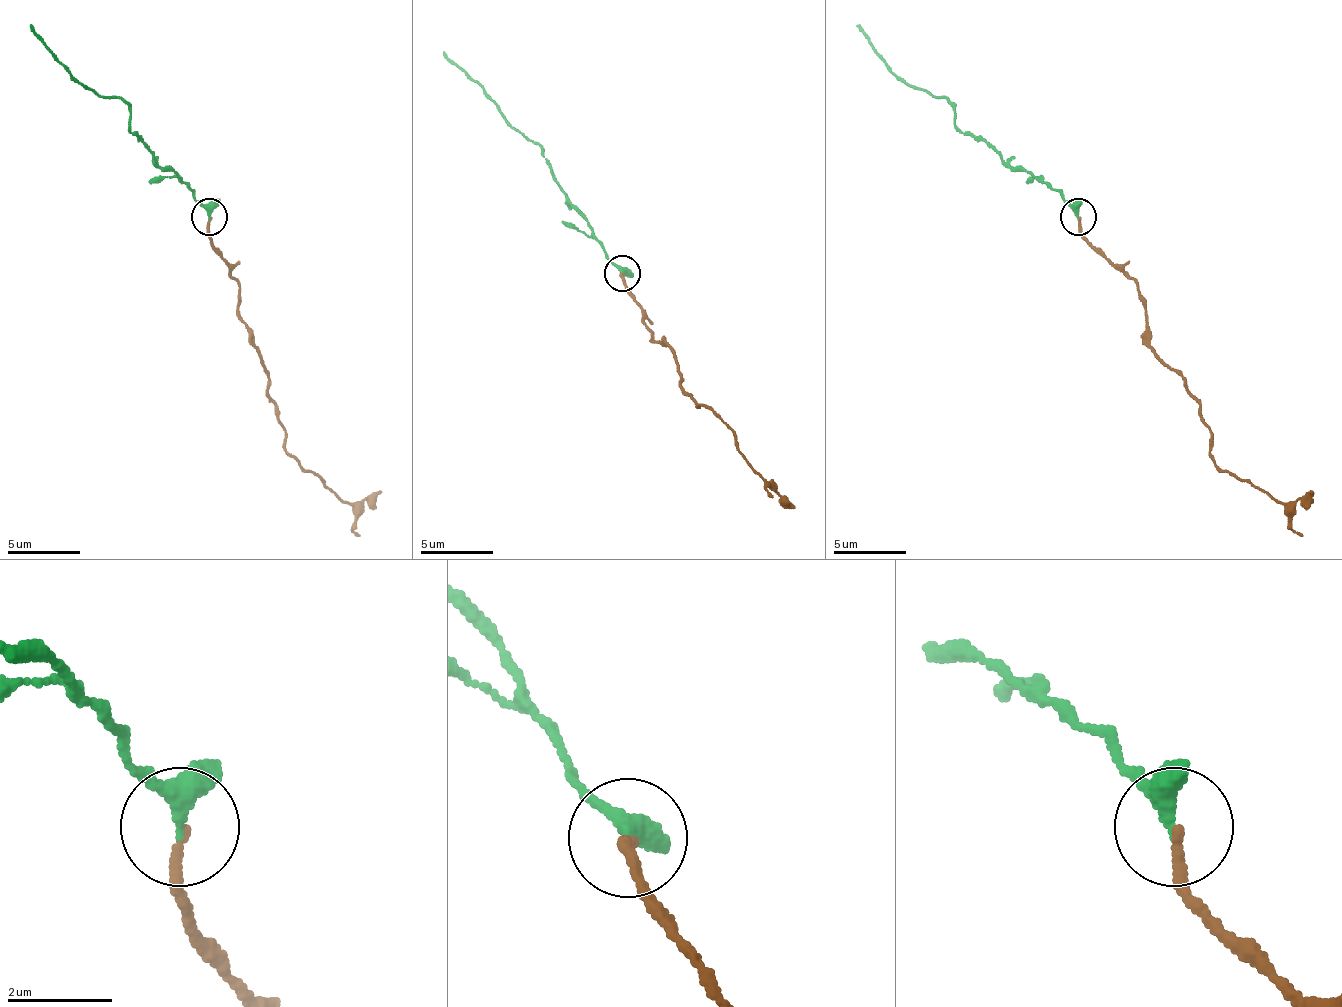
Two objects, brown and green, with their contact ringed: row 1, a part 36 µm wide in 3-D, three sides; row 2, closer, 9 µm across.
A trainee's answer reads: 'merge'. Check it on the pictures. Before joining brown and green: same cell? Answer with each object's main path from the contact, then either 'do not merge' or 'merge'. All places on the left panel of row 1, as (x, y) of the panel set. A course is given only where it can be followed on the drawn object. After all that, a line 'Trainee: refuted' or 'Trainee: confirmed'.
brown via (210, 216), (210, 238), (239, 281), (239, 318), (275, 402), (293, 460), (352, 504), (381, 493) | green via (210, 216), (191, 190), (166, 172), (129, 128), (129, 106), (93, 88), (86, 88), (31, 23) | merge
Trainee: confirmed

